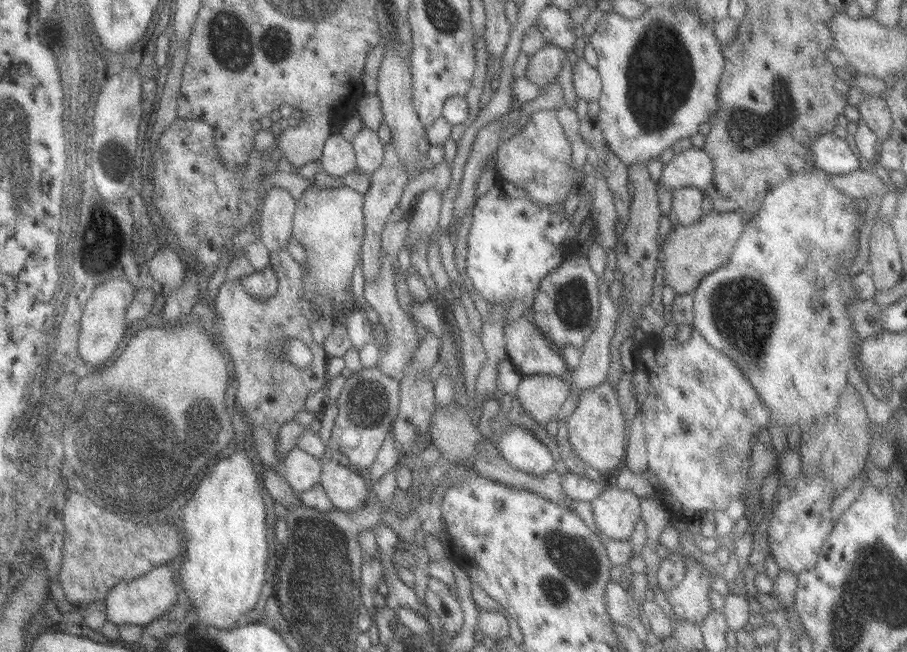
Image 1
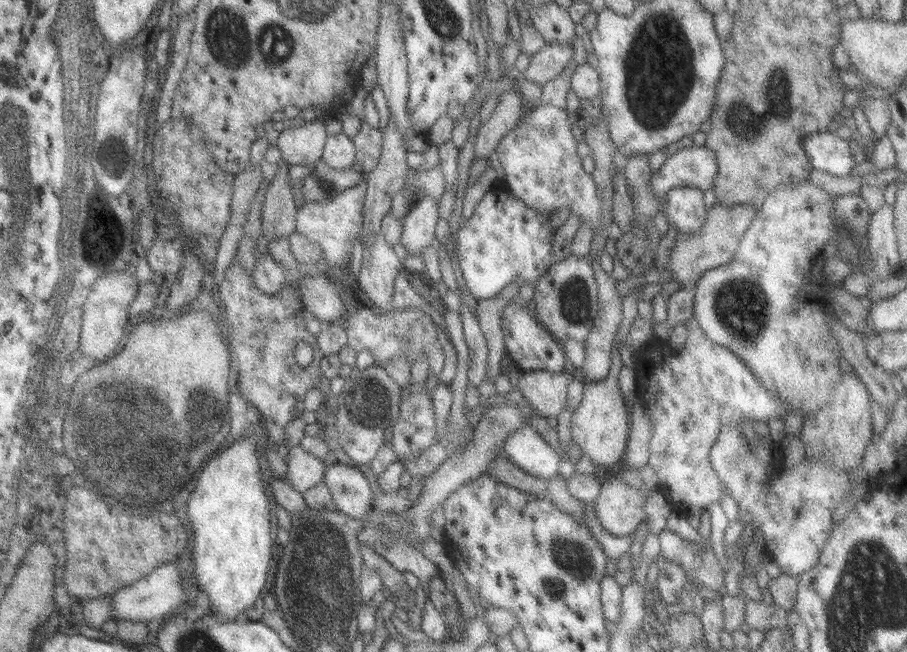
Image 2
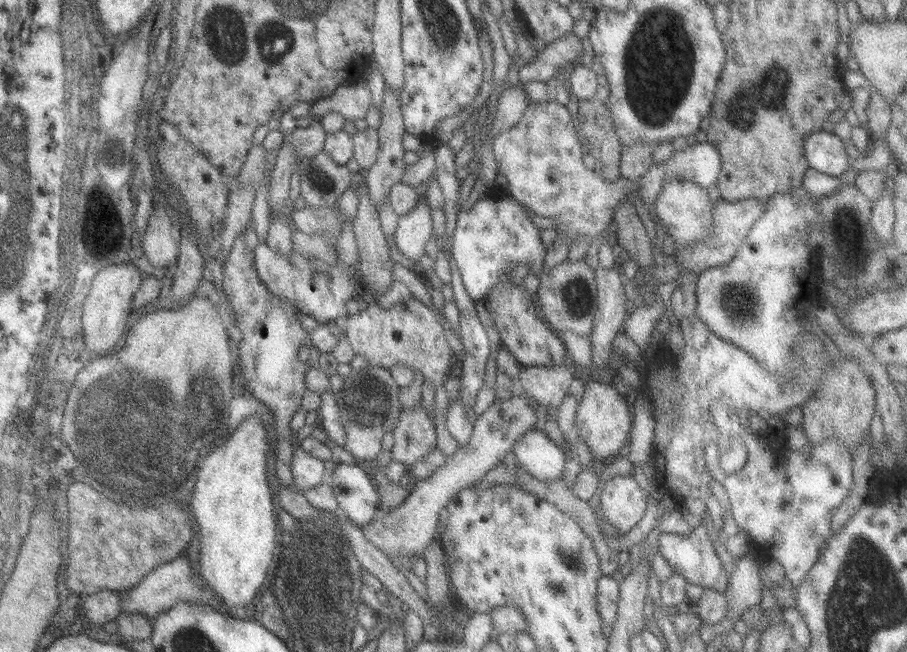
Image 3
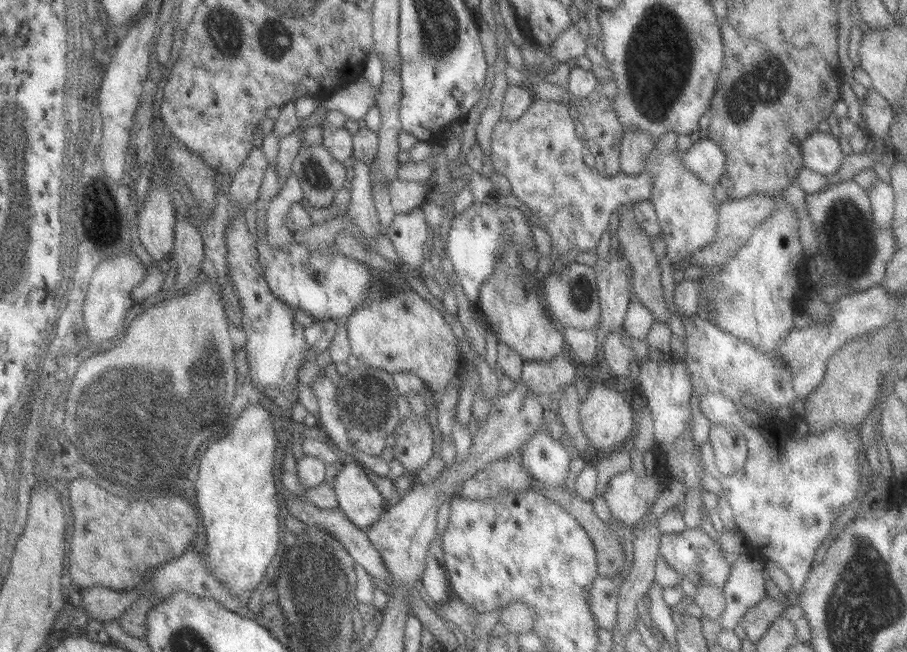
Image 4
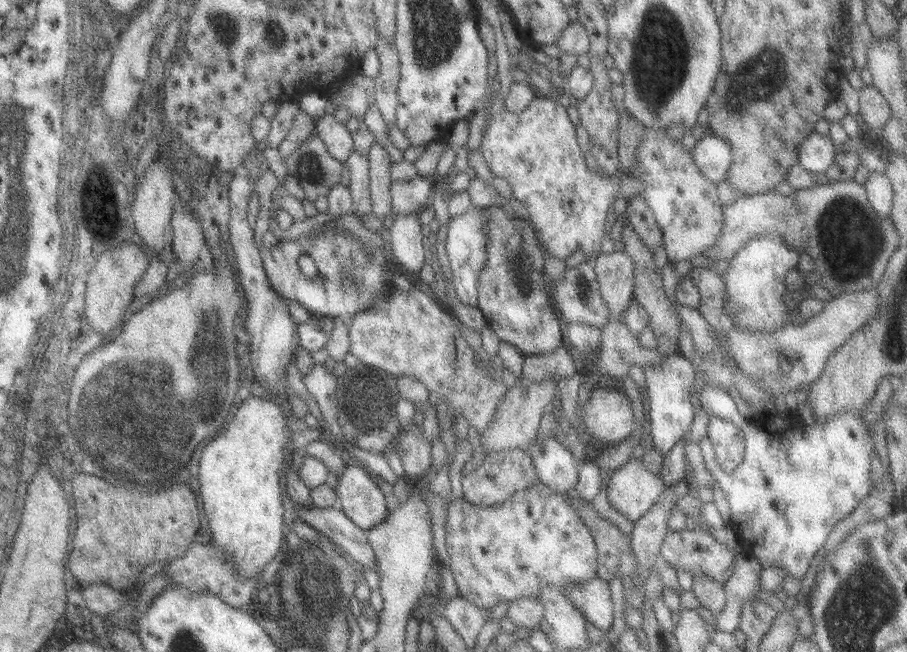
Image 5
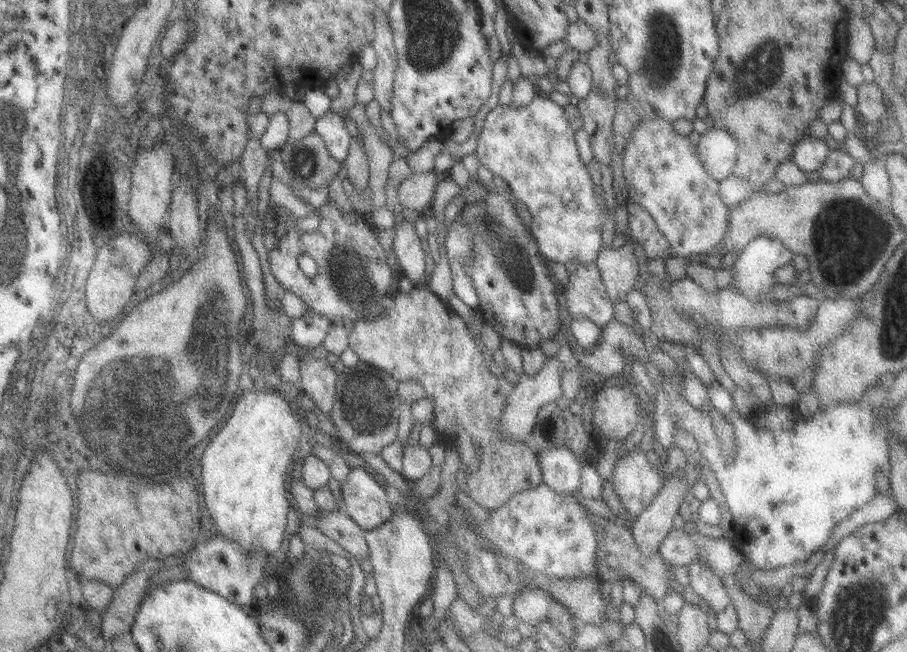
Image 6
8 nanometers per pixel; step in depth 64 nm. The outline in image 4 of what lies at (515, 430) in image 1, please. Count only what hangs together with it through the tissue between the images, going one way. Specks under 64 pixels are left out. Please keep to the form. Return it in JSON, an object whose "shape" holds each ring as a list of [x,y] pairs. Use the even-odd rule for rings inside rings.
{"shape":[[[543,430],[529,436],[529,440],[523,443],[517,454],[531,479],[544,487],[565,487],[572,453]]]}

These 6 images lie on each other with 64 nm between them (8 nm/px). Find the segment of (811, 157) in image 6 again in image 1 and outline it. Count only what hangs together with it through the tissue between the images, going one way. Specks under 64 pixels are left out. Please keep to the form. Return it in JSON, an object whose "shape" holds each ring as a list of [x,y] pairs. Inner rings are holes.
{"shape":[[[832,133],[820,134],[810,142],[814,165],[829,175],[844,175],[858,168],[858,157],[844,139]]]}

